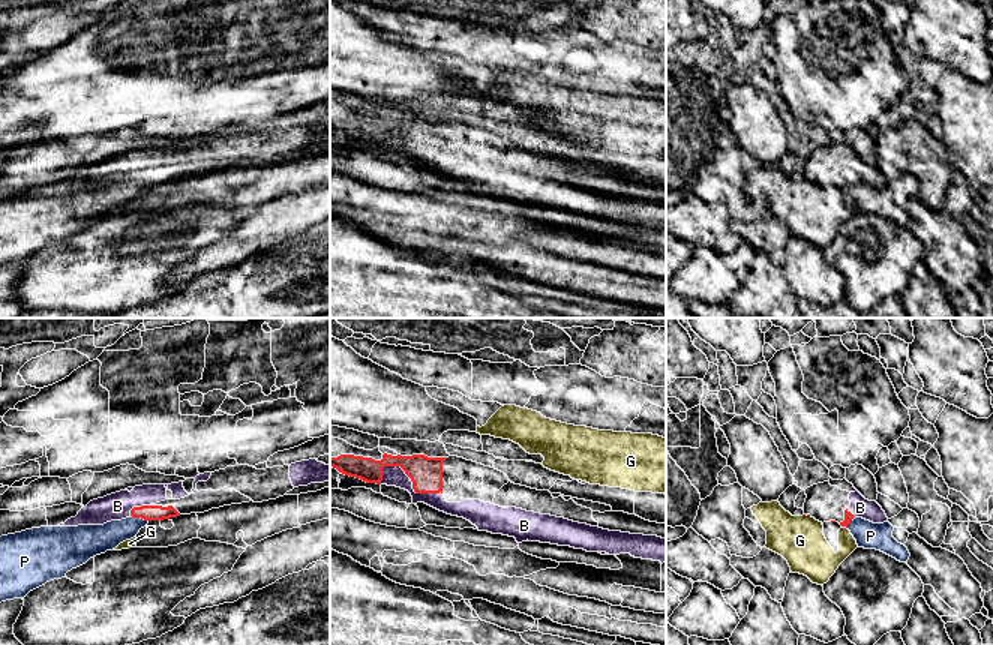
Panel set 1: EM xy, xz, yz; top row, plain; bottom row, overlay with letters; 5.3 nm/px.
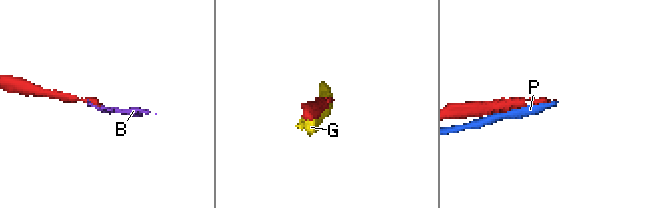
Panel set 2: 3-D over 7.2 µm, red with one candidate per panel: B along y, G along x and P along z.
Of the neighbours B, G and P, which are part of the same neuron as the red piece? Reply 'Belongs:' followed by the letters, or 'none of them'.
Belongs: B

